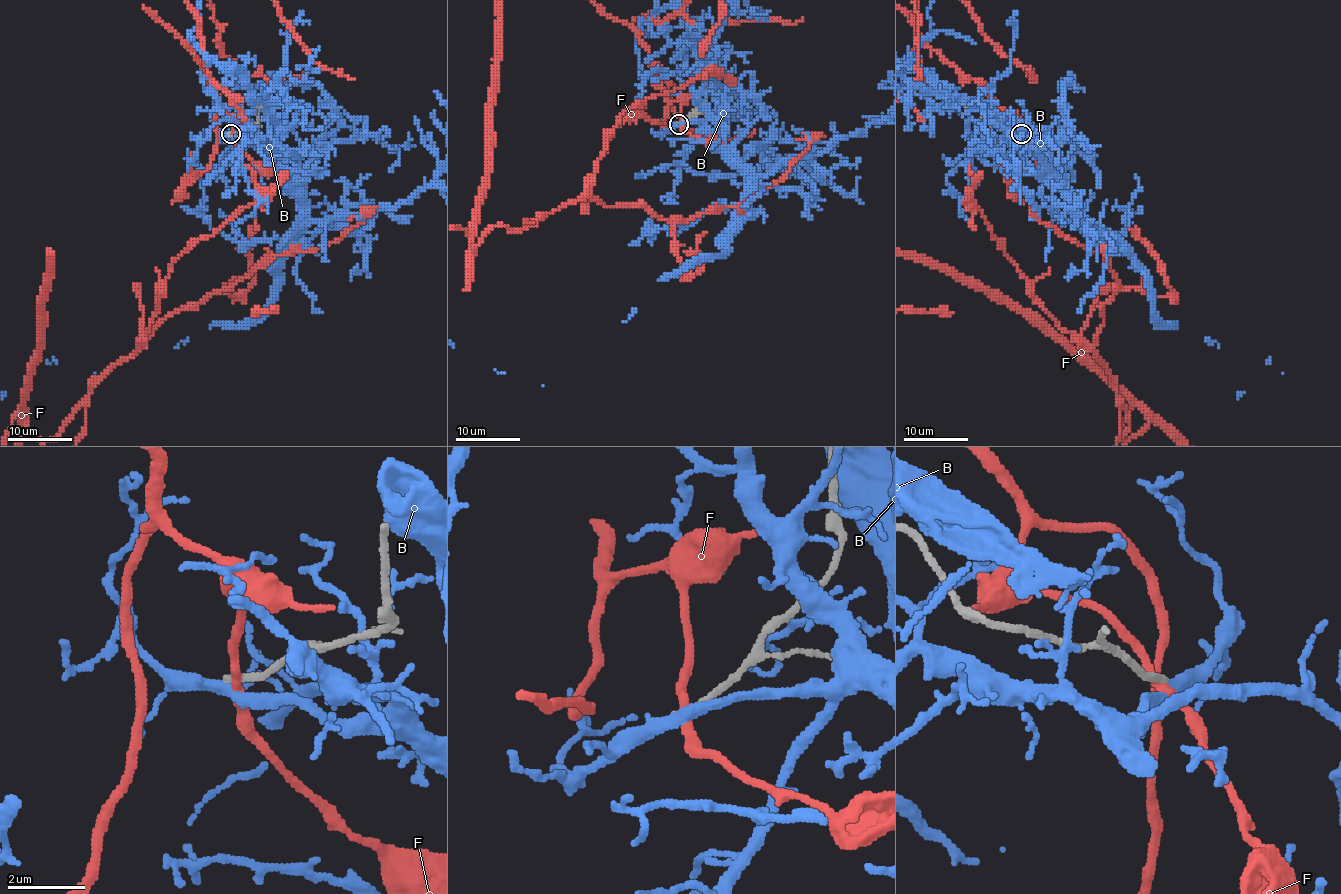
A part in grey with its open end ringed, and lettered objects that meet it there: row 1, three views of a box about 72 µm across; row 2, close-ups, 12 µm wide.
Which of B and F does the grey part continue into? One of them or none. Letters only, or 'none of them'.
none of them

